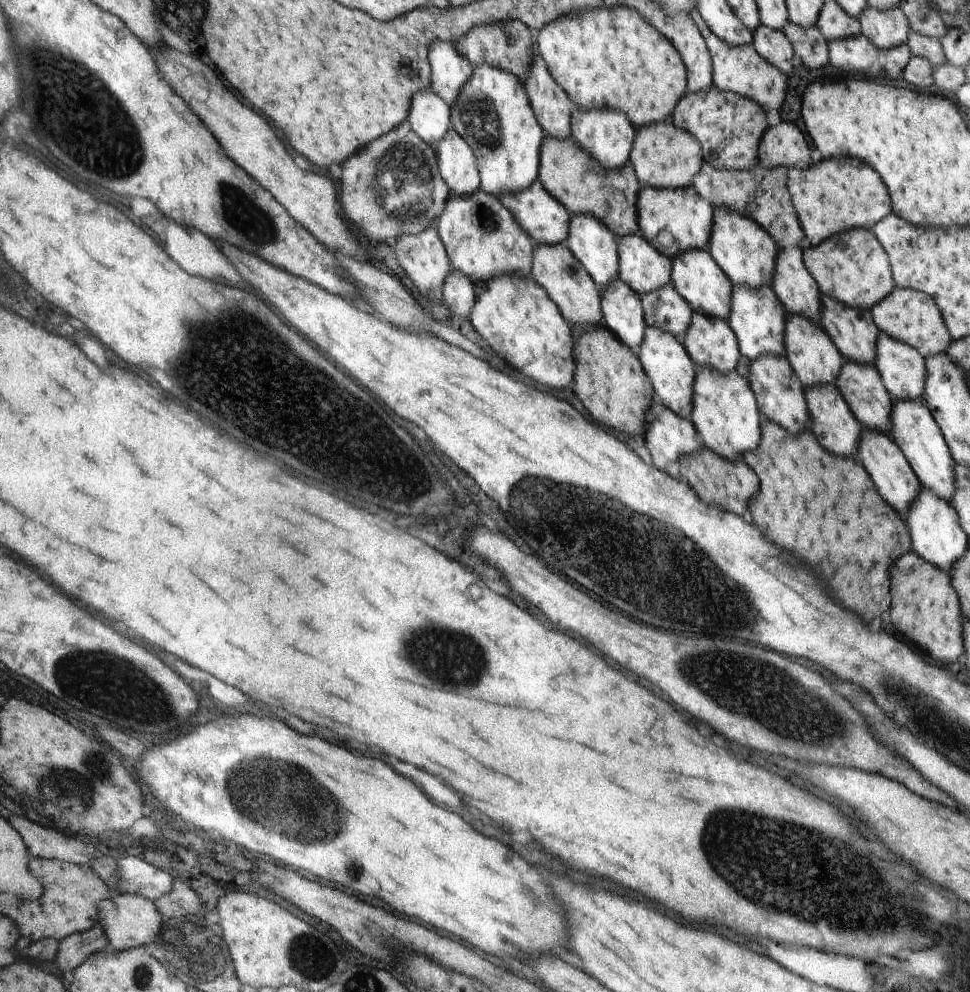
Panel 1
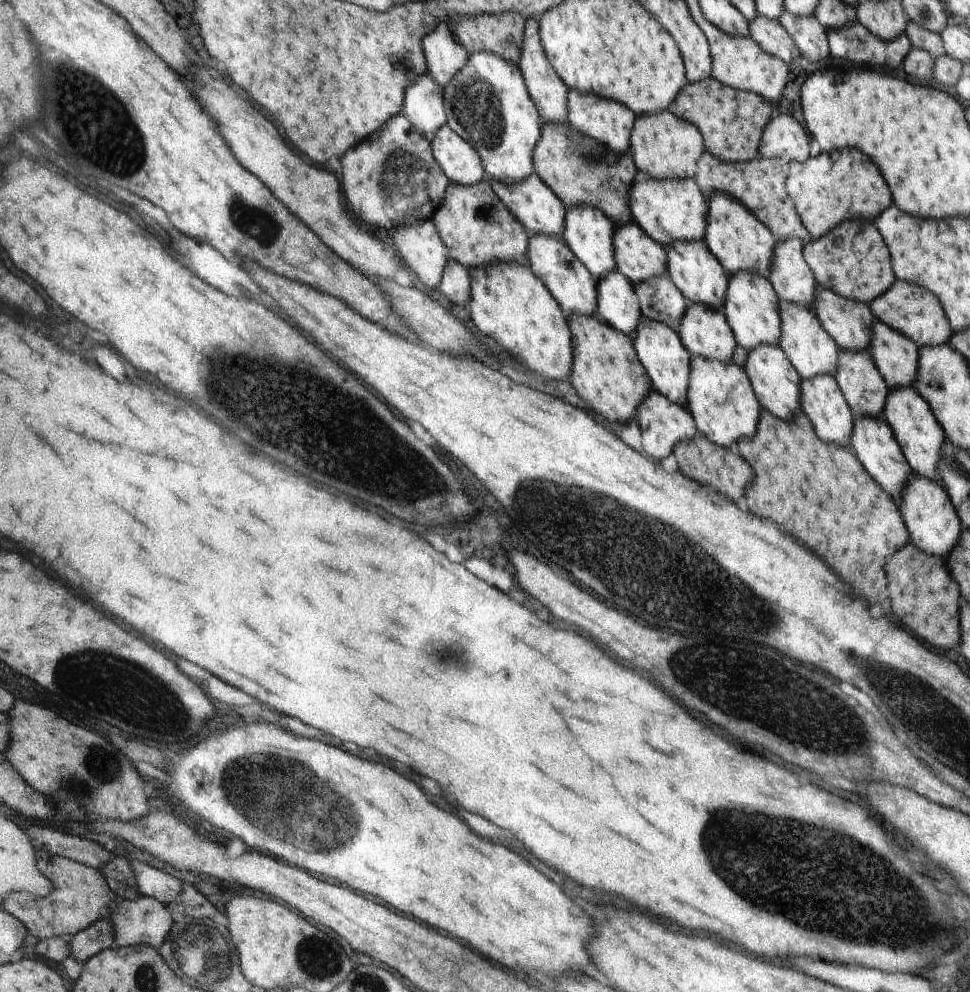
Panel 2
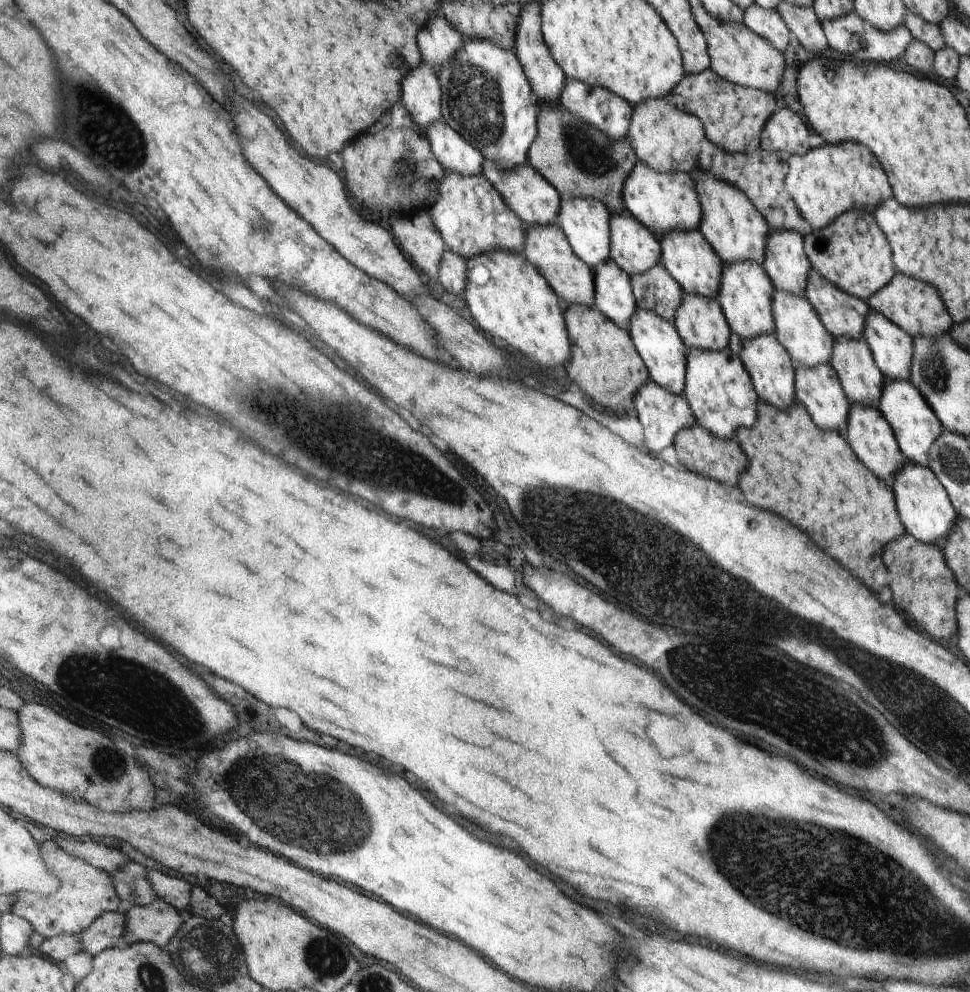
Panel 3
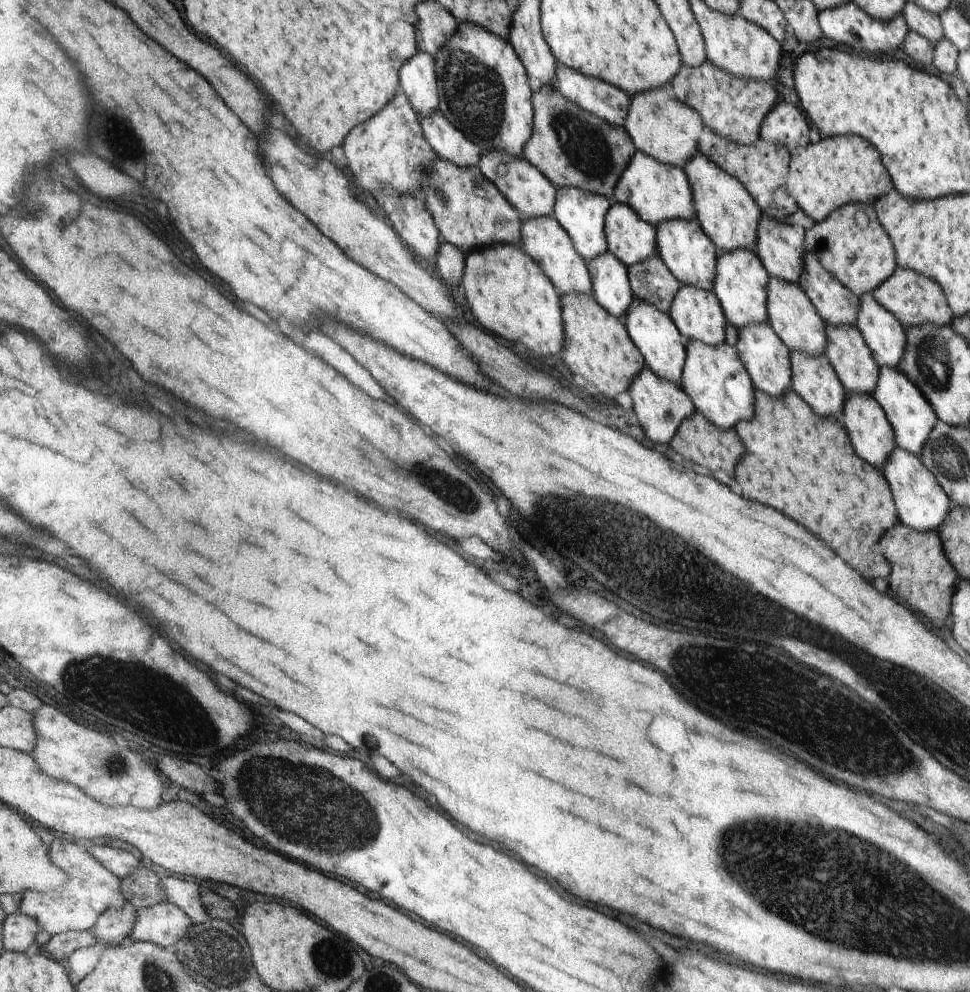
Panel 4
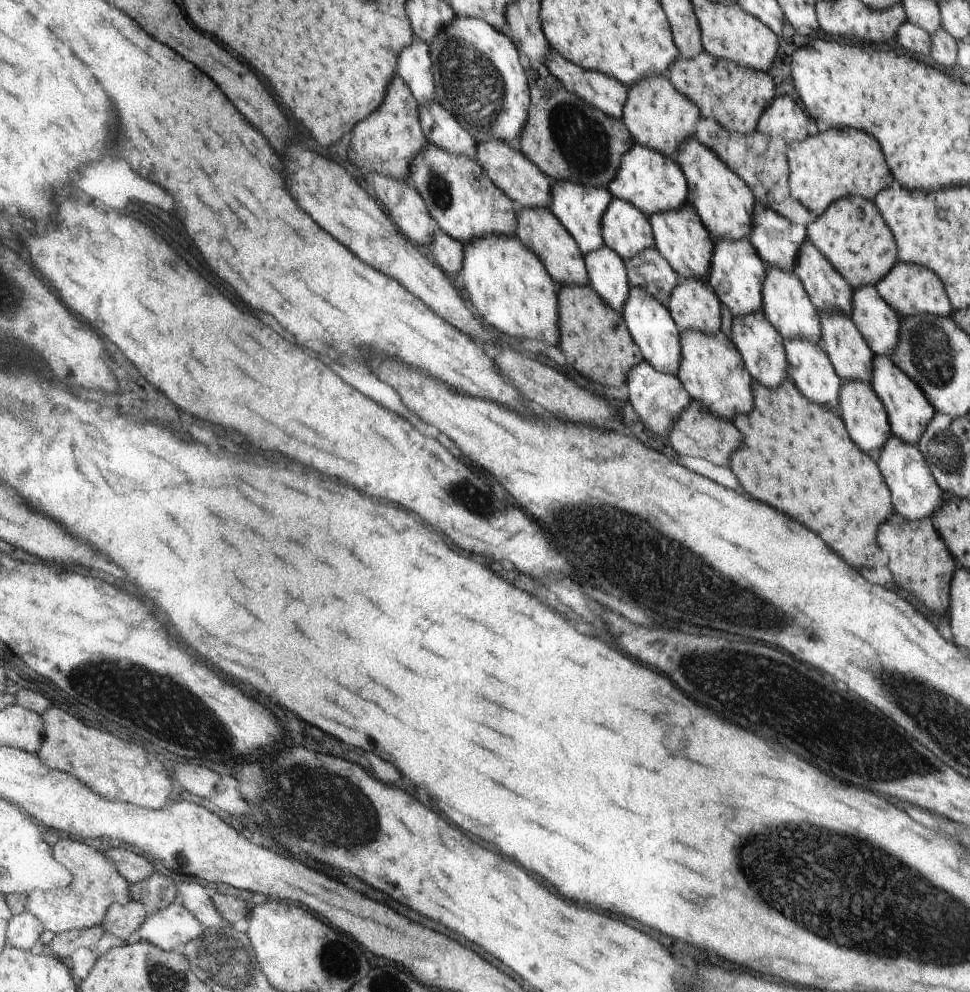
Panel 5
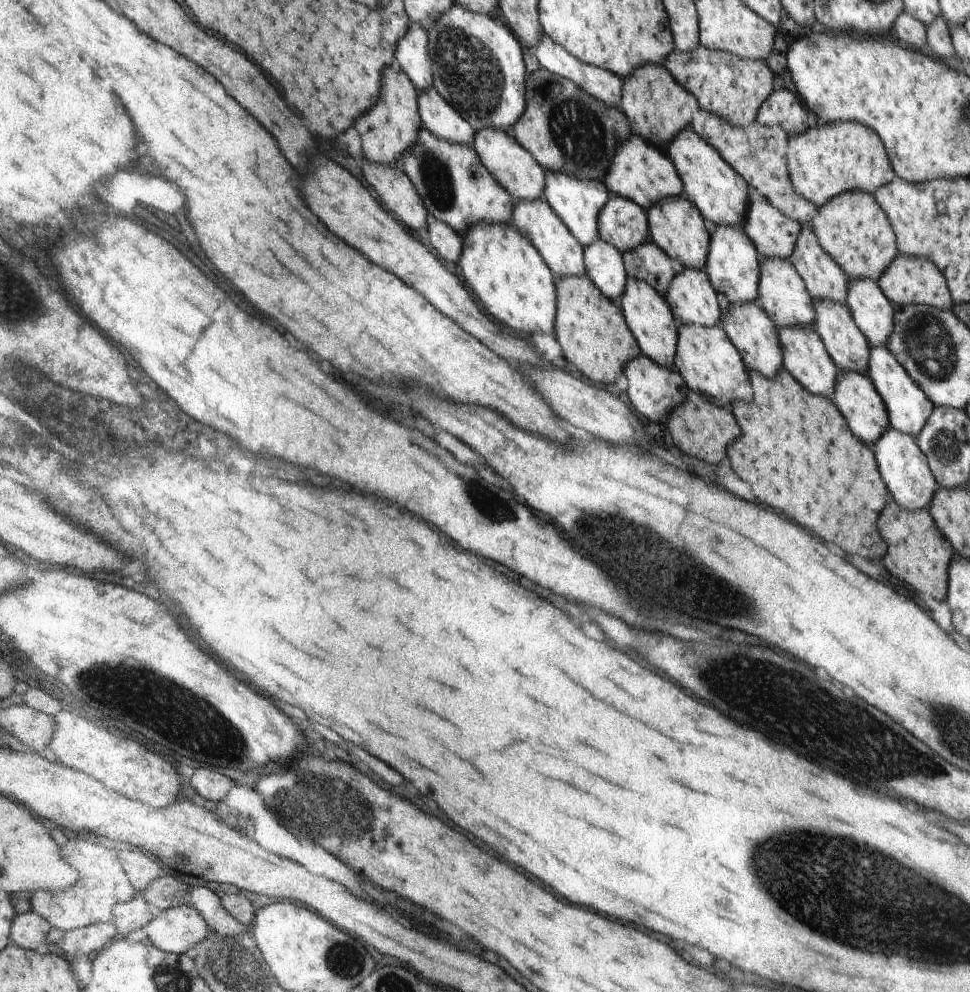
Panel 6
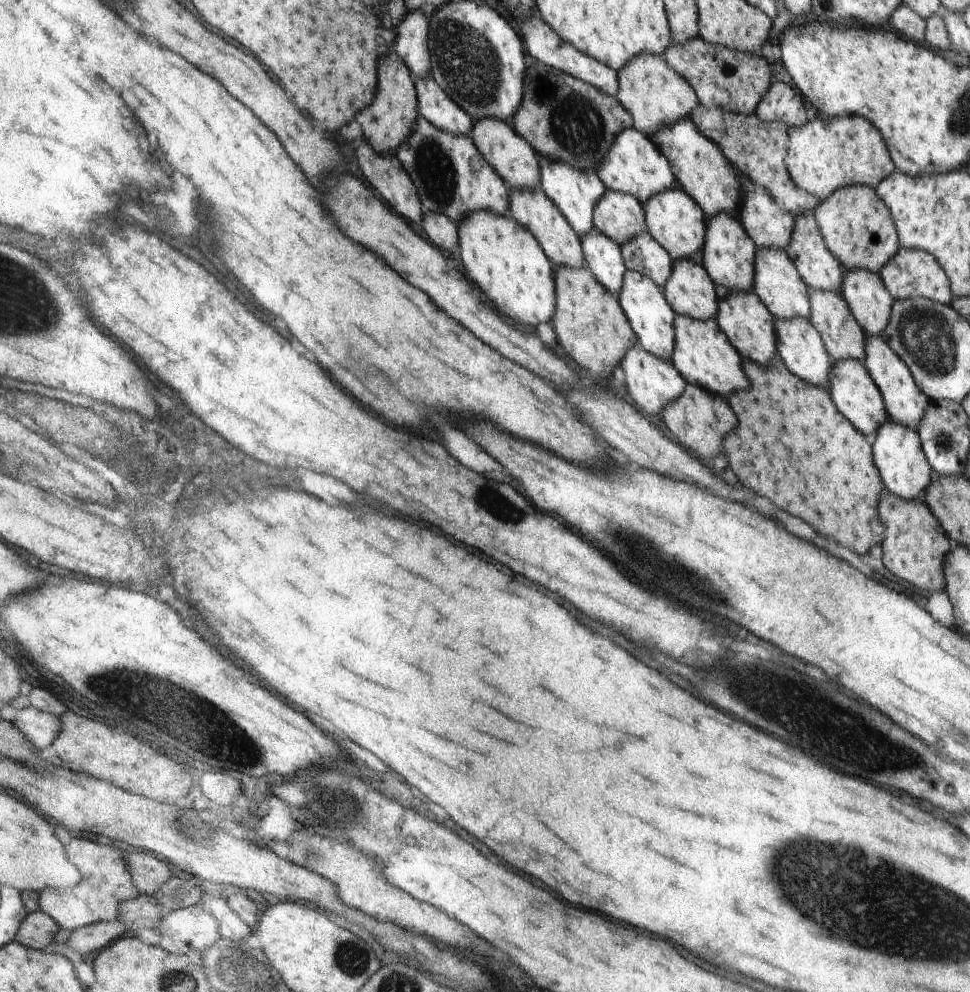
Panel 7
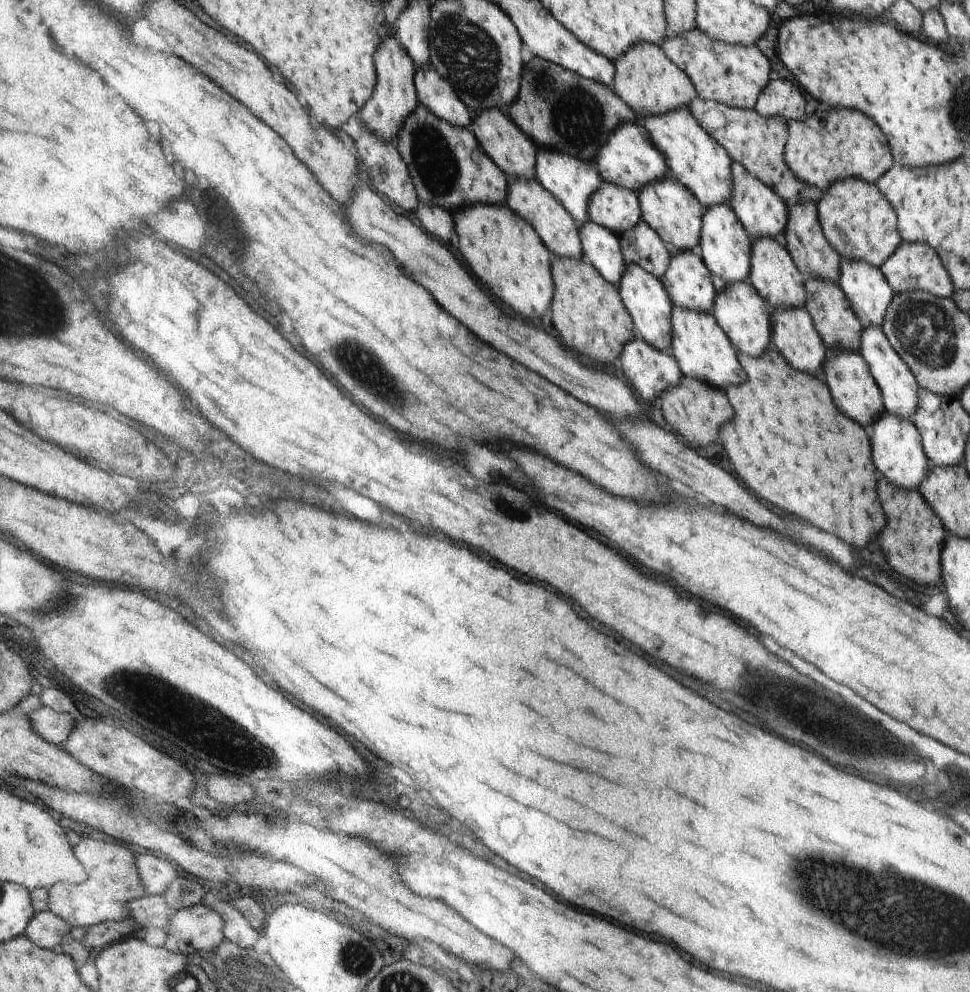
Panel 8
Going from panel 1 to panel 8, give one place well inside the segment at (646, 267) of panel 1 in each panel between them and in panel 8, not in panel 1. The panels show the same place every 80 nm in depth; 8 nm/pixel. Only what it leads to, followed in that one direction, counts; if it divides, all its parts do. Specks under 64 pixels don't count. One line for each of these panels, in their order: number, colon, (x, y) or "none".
2: (640, 258)
3: (635, 249)
4: (631, 239)
5: (627, 230)
6: (623, 223)
7: (619, 215)
8: (617, 208)

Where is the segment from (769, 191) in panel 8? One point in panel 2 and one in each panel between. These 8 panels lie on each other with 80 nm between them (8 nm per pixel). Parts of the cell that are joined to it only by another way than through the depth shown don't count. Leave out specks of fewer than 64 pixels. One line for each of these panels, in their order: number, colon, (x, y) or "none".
2: (791, 277)
3: (787, 265)
4: (781, 247)
5: (777, 240)
6: (775, 234)
7: (769, 224)

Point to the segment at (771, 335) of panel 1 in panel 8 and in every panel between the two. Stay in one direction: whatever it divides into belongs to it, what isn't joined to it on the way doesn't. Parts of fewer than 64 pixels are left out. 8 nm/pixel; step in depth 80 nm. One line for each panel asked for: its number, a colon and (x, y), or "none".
2: (754, 312)
3: (747, 294)
4: (743, 281)
5: (739, 272)
6: (734, 270)
7: (729, 256)
8: (726, 246)

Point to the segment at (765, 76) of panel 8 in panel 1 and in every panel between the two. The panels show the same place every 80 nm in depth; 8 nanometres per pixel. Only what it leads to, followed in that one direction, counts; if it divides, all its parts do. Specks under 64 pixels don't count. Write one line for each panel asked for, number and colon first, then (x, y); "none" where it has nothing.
1: (729, 126)
2: (732, 122)
3: (734, 117)
4: (734, 107)
5: (736, 96)
6: (734, 88)
7: (722, 77)

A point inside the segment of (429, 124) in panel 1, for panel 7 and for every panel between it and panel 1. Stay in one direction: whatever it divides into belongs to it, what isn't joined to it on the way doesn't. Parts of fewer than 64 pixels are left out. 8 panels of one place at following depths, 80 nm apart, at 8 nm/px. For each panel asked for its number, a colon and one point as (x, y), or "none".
2: (424, 105)
3: (421, 90)
4: (418, 79)
5: (415, 67)
6: (413, 56)
7: (412, 38)

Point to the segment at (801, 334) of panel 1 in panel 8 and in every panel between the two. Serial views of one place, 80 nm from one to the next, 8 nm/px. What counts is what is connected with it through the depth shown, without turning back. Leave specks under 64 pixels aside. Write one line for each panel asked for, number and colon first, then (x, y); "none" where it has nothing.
2: (812, 351)
3: (799, 328)
4: (791, 313)
5: (787, 305)
6: (782, 292)
7: (785, 293)
8: (774, 274)

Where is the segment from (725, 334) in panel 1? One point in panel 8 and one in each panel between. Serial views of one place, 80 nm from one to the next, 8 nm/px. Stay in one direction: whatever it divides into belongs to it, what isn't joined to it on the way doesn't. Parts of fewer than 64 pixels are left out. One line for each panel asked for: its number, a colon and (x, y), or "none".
2: (704, 331)
3: (700, 321)
4: (698, 315)
5: (693, 305)
6: (692, 297)
7: (689, 290)
8: (687, 278)

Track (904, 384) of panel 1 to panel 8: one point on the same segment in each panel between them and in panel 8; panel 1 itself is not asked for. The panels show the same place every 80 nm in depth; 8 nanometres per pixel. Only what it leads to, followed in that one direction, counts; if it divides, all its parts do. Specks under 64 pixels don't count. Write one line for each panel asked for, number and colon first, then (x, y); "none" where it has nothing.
2: (897, 358)
3: (892, 348)
4: (886, 337)
5: (880, 324)
6: (874, 312)
7: (871, 303)
8: (869, 293)

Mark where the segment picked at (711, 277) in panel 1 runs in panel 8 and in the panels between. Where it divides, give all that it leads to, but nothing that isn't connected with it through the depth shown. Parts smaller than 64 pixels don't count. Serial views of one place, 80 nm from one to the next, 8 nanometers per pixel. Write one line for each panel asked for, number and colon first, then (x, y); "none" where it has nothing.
2: (694, 270)
3: (688, 258)
4: (686, 249)
5: (681, 236)
6: (676, 226)
7: (673, 217)
8: (670, 208)

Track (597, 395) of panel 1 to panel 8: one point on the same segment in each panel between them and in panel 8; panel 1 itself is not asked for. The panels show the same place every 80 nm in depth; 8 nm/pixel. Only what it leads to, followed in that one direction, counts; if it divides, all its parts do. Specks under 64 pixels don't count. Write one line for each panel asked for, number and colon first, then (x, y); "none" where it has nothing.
2: (607, 374)
3: (604, 362)
4: (598, 346)
5: (595, 340)
6: (591, 328)
7: (592, 327)
8: (588, 312)

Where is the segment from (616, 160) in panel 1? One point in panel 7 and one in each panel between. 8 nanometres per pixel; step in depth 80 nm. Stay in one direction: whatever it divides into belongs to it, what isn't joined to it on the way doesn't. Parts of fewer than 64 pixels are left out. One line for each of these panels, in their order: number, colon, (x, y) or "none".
2: (610, 123)
3: (612, 115)
4: (603, 99)
5: (606, 93)
6: (608, 87)
7: (543, 42)

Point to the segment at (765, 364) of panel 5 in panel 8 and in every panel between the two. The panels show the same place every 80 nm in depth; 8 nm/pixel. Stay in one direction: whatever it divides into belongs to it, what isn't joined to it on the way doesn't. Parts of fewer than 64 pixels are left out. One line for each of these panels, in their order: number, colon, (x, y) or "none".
6: (752, 331)
7: (743, 316)
8: (739, 309)

